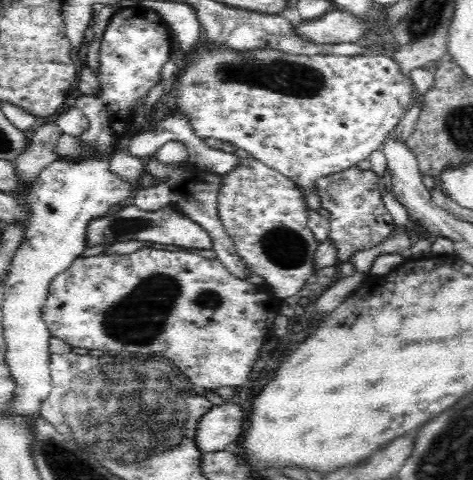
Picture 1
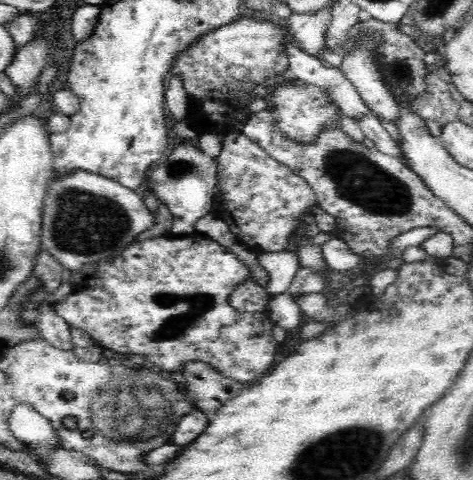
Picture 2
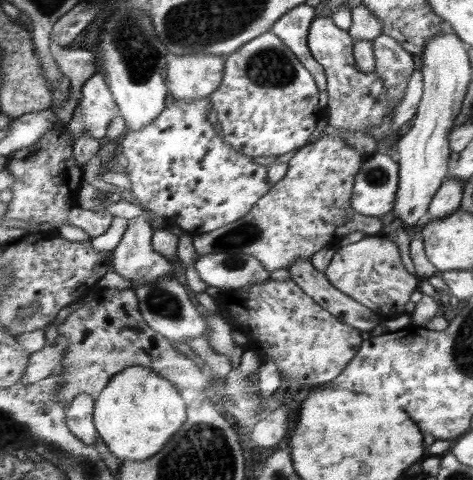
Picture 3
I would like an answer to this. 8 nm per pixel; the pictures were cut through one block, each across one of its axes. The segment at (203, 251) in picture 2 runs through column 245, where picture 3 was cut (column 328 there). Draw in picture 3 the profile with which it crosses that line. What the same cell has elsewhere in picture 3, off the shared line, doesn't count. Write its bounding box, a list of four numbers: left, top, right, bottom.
[217,234,420,390]

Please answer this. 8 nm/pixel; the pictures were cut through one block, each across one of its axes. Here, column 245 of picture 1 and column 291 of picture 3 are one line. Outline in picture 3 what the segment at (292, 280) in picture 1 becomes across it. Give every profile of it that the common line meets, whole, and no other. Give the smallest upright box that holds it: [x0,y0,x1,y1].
[193,135,384,271]

